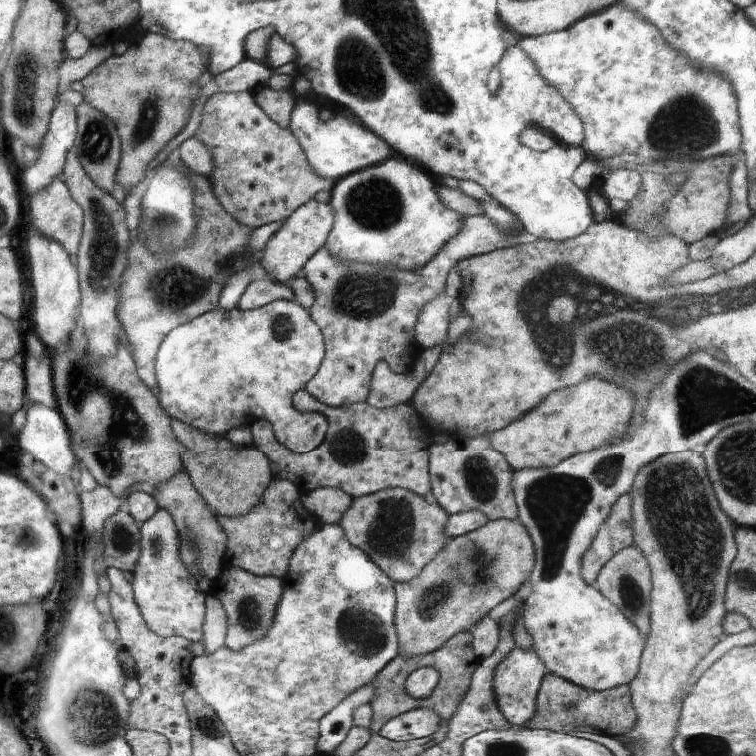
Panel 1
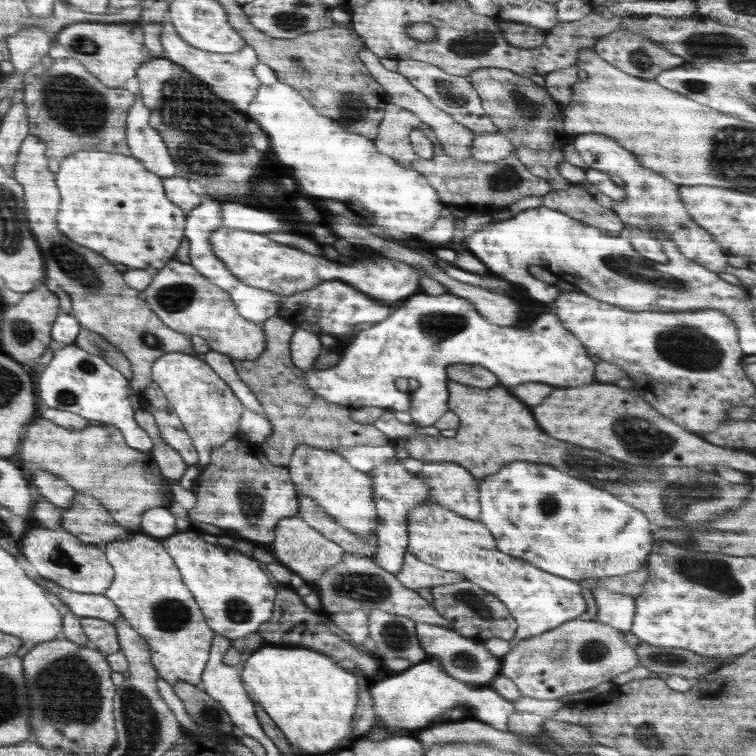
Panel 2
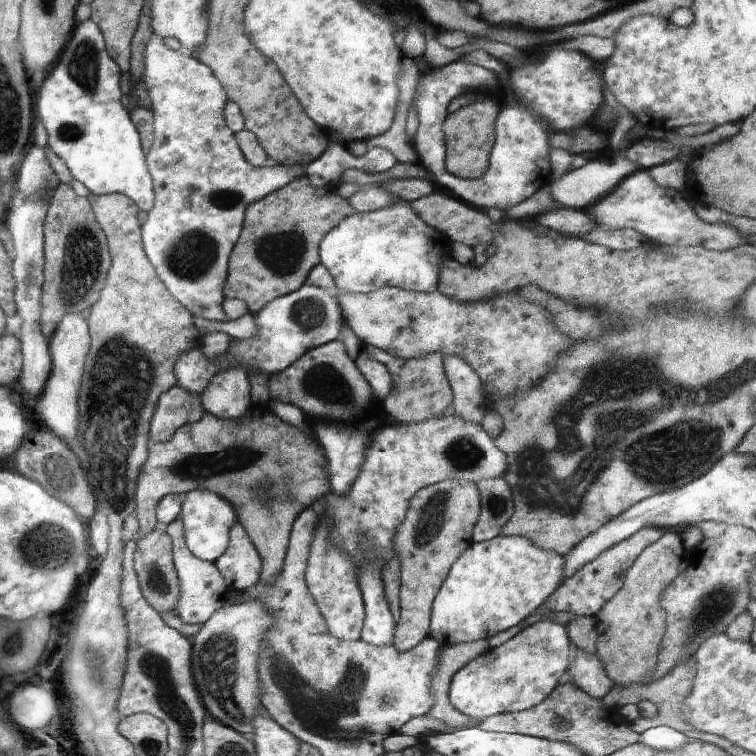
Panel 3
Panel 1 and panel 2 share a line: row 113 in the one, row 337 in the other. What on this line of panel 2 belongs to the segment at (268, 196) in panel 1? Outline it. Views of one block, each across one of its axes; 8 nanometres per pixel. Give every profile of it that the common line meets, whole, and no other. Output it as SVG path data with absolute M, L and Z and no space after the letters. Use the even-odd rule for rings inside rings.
M172 260L154 276L150 285L140 292L152 312L168 328L187 336L201 336L208 346L233 359L256 360L266 347L262 326L243 320L230 295L201 276L190 264Z

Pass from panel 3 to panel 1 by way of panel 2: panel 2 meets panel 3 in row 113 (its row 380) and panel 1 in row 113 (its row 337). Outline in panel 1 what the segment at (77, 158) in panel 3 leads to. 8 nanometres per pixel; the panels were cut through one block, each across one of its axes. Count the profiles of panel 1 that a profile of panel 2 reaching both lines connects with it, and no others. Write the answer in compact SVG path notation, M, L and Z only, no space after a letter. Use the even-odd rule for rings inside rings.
M62 102L62 104L56 104L56 108L53 108L45 140L42 141L41 146L38 146L37 149L39 158L35 164L30 165L23 172L22 179L26 186L26 192L31 198L36 192L44 192L44 188L48 188L54 182L54 178L61 177L62 172L64 172L68 152L74 151L74 143L78 130L77 122L75 106Z

